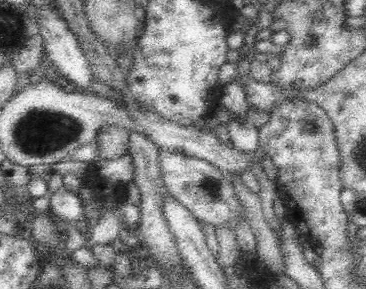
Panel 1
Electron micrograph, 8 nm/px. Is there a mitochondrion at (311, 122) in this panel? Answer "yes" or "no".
yes

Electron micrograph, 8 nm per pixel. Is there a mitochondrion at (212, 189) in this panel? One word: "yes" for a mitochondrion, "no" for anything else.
yes

